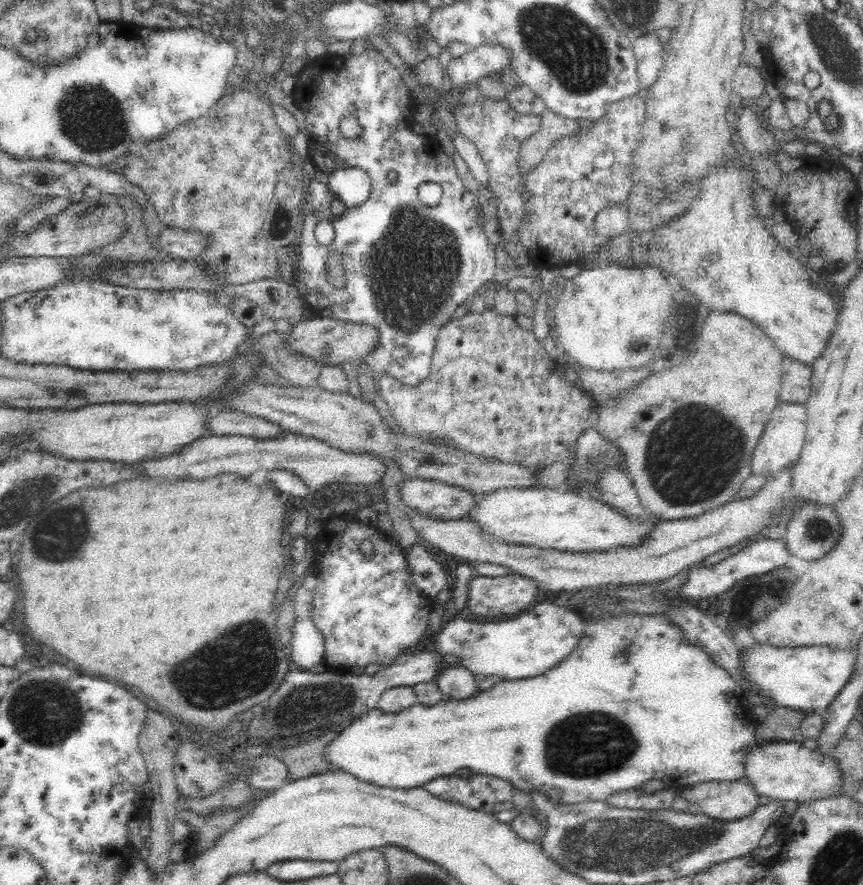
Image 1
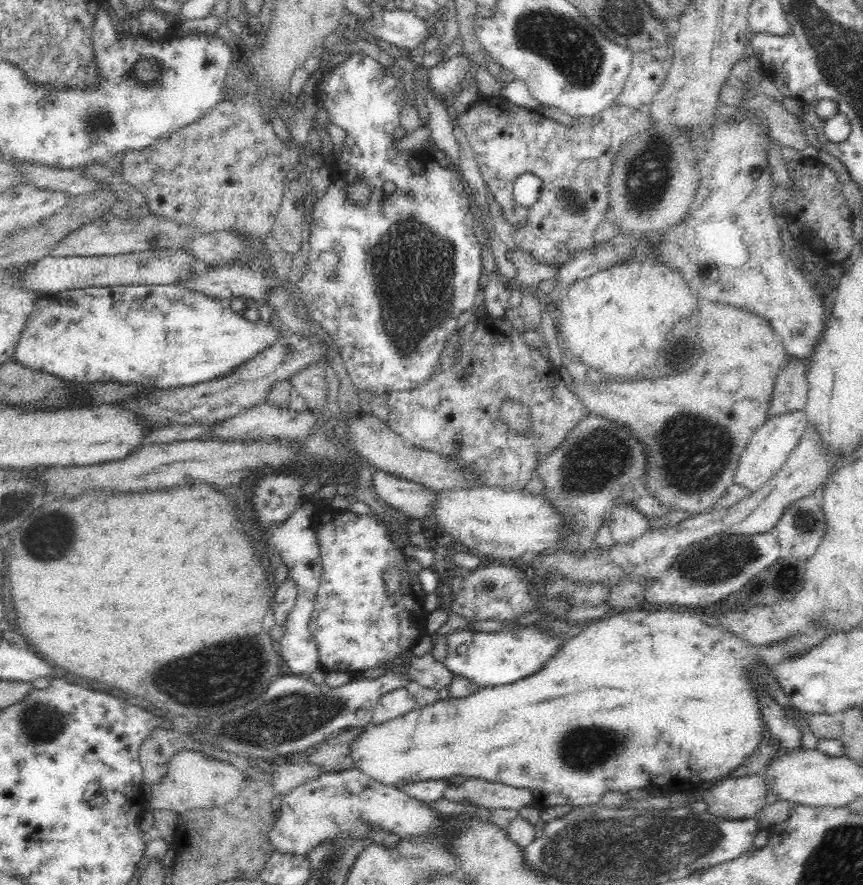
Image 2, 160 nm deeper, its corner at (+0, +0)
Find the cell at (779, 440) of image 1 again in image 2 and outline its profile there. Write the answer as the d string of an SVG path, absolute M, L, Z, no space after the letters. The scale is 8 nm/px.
M794 411L768 419L752 434L752 438L749 438L745 450L738 458L738 464L736 464L736 470L732 476L732 484L748 489L748 494L762 488L786 462L792 450L797 446L807 424L805 411Z

